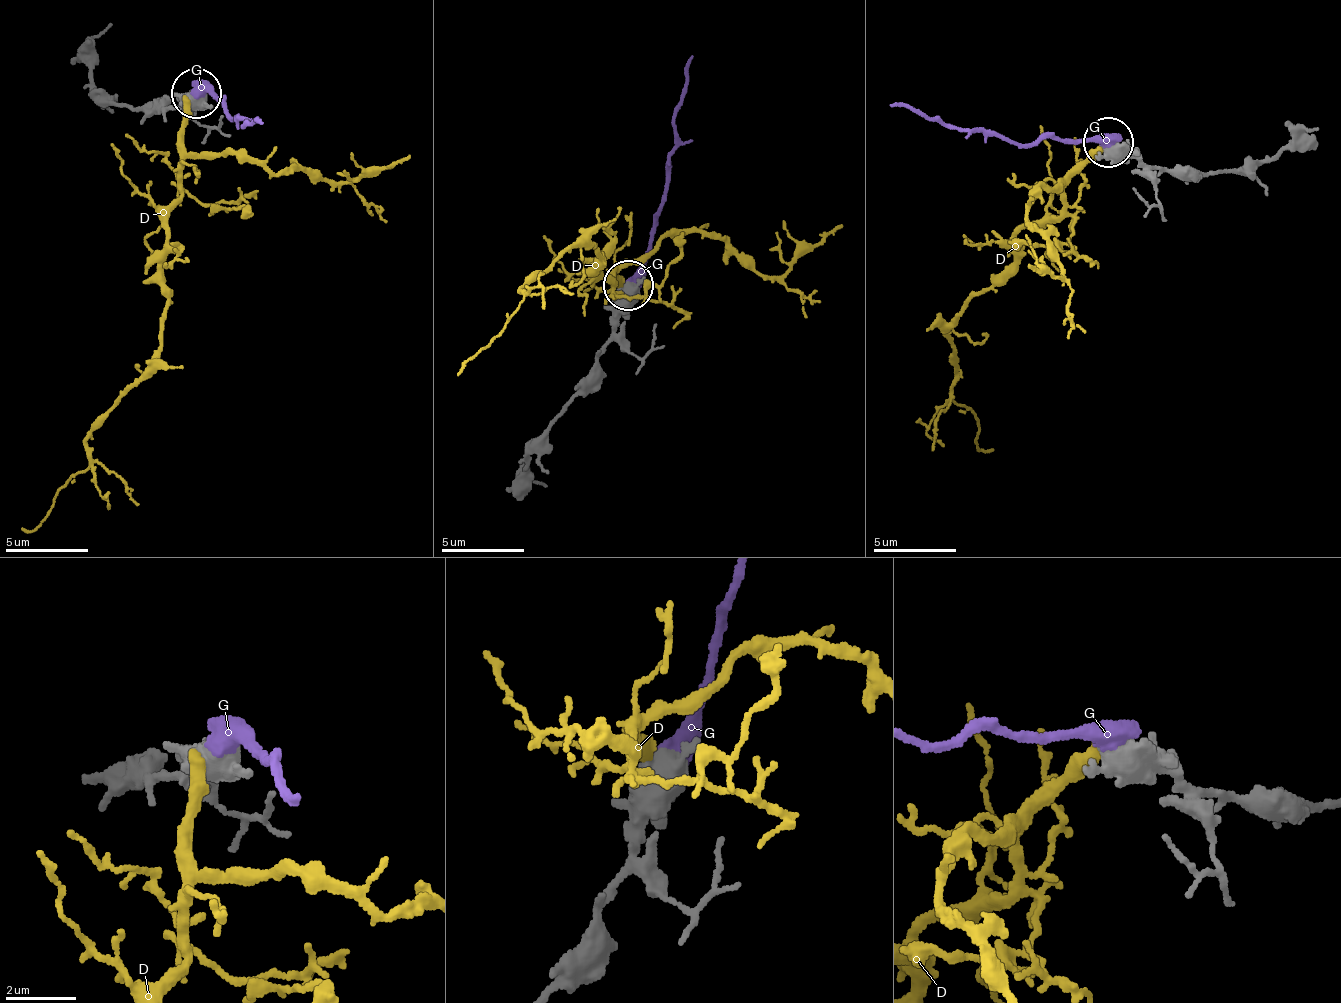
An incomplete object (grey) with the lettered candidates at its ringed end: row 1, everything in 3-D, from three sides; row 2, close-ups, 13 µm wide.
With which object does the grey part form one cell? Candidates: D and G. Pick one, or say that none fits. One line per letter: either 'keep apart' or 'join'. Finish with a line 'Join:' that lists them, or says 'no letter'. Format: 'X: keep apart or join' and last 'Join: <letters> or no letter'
D: keep apart
G: join
Join: G

